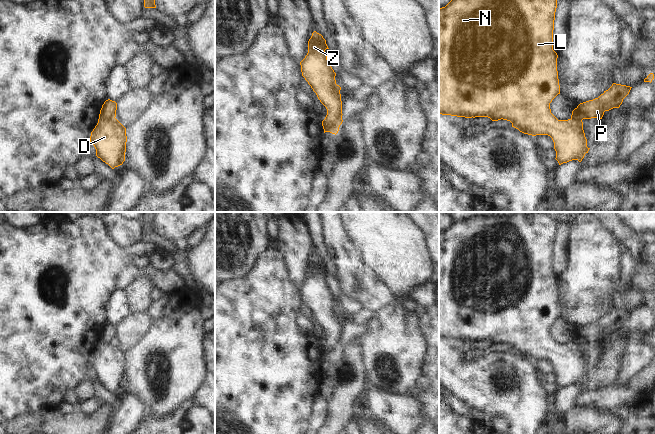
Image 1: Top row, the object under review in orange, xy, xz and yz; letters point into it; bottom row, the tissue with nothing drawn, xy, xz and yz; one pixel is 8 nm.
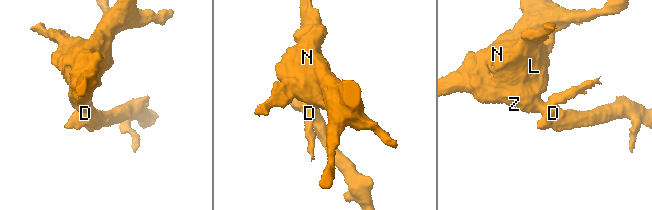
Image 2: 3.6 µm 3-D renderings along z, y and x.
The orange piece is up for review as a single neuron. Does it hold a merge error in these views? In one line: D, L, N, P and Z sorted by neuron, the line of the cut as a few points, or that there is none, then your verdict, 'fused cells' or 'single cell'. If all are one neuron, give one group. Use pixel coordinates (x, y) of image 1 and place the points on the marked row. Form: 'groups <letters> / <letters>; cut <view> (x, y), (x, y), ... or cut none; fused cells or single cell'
groups D L N Z / P; cut xz (323, 127), (331, 125), (336, 133); fused cells

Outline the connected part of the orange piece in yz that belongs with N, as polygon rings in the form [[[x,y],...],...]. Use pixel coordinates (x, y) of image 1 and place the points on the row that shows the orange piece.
[[[451,0],[445,7],[439,8],[439,114],[451,115],[457,117],[465,118],[475,118],[475,117],[488,117],[492,121],[507,120],[512,123],[512,127],[518,129],[520,132],[532,136],[536,135],[548,135],[552,138],[554,142],[554,149],[556,151],[556,160],[559,165],[567,163],[572,160],[582,161],[585,154],[588,153],[589,149],[587,147],[587,139],[583,130],[583,122],[578,119],[568,119],[568,120],[558,120],[552,113],[550,109],[550,103],[552,100],[560,94],[560,85],[558,79],[557,71],[557,53],[553,50],[553,30],[554,30],[554,20],[555,12],[557,8],[557,0]]]

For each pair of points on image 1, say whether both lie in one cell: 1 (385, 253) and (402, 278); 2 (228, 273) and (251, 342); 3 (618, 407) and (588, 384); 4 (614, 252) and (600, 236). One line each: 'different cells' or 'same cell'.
1: same cell
2: different cells
3: different cells
4: same cell

